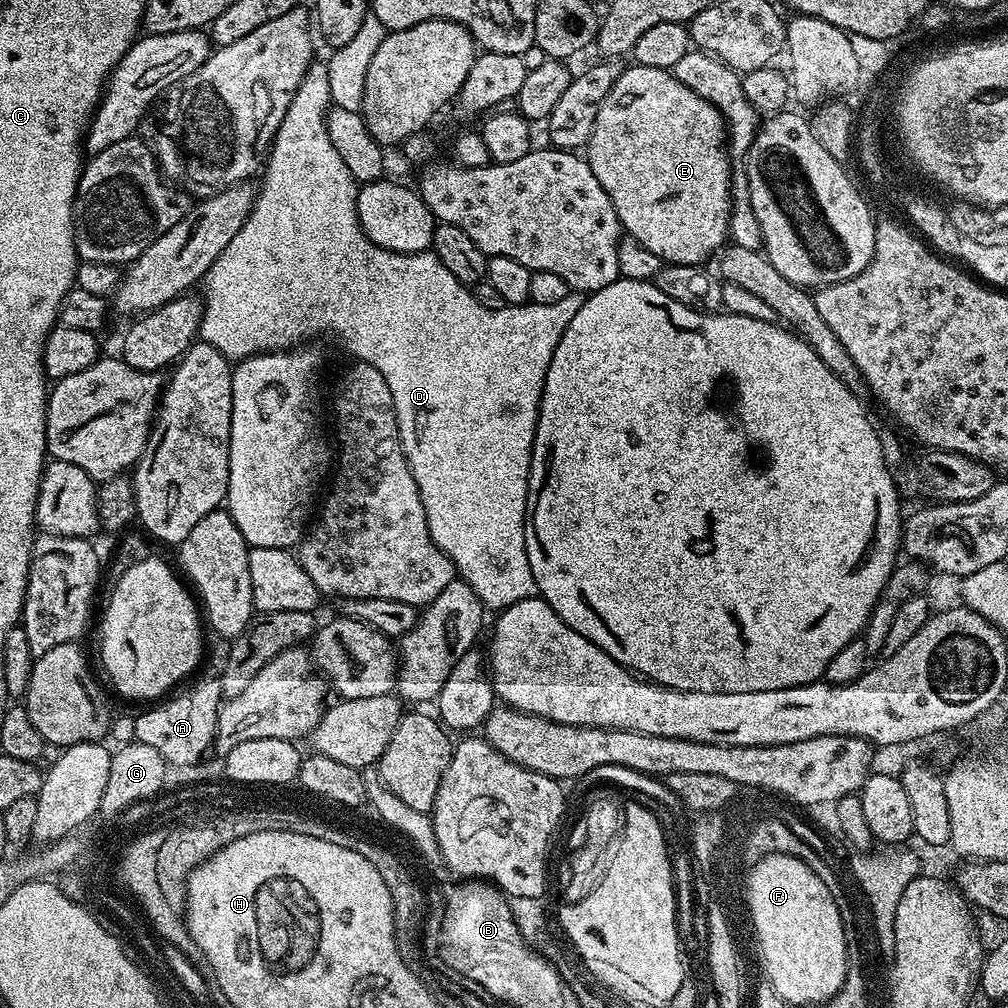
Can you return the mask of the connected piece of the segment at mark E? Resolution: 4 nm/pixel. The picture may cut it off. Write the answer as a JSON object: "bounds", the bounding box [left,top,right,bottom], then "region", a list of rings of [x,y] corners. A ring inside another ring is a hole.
{"bounds":[586,63,732,266],"region":[[[638,63],[625,67],[618,82],[614,82],[610,94],[606,94],[598,110],[594,122],[594,134],[590,134],[590,142],[586,149],[586,159],[590,170],[594,170],[594,178],[602,182],[602,190],[610,194],[610,202],[614,202],[614,210],[620,219],[621,229],[627,235],[634,237],[643,248],[650,250],[650,254],[654,254],[657,261],[700,266],[705,263],[703,260],[710,259],[712,255],[713,259],[725,247],[729,239],[728,223],[732,217],[732,161],[726,143],[724,115],[713,104],[706,102],[706,98],[694,94],[694,90],[690,90],[688,86],[682,86],[682,82],[678,82],[678,78],[672,75],[669,69],[655,69],[654,66]]]}

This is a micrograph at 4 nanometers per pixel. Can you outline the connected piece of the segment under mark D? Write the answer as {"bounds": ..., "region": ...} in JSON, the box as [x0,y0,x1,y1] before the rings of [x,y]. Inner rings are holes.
{"bounds":[199,62,586,610],"region":[[[313,62],[313,64],[308,67],[308,73],[302,78],[302,82],[298,86],[298,90],[294,94],[294,98],[290,102],[286,114],[282,118],[280,128],[276,132],[276,138],[272,141],[271,149],[266,157],[266,167],[262,172],[262,177],[264,176],[264,185],[259,185],[256,201],[250,210],[250,214],[246,218],[246,222],[242,226],[242,230],[238,230],[238,234],[234,234],[233,240],[230,241],[230,246],[226,246],[226,250],[222,250],[222,254],[218,254],[214,266],[210,266],[210,270],[204,276],[202,281],[202,289],[204,288],[204,296],[202,295],[204,313],[200,319],[199,339],[203,341],[203,343],[214,346],[214,350],[221,352],[229,362],[239,362],[251,356],[257,356],[260,352],[286,352],[293,348],[301,347],[305,342],[312,342],[315,336],[328,336],[333,332],[333,334],[340,339],[340,344],[346,351],[356,352],[355,359],[357,361],[374,366],[374,370],[378,370],[378,374],[382,374],[382,378],[386,378],[386,386],[390,386],[390,394],[394,398],[394,414],[398,422],[400,441],[404,447],[404,453],[408,459],[410,470],[414,474],[414,482],[418,482],[418,490],[422,498],[422,506],[426,510],[426,522],[428,523],[430,536],[434,538],[436,545],[452,559],[452,564],[456,567],[459,579],[466,581],[470,586],[470,590],[474,590],[474,594],[478,594],[478,598],[484,603],[485,609],[492,610],[492,608],[496,608],[495,610],[503,610],[509,608],[510,606],[514,606],[514,602],[522,602],[526,598],[537,595],[534,574],[530,574],[530,558],[526,558],[526,534],[524,533],[524,517],[528,514],[528,475],[530,474],[530,462],[532,461],[536,419],[540,413],[540,399],[542,398],[542,390],[546,382],[546,370],[550,366],[550,358],[554,358],[554,350],[558,346],[558,342],[562,338],[566,326],[570,326],[570,318],[574,318],[574,314],[578,314],[578,310],[584,305],[586,299],[585,293],[569,291],[566,298],[554,302],[551,306],[529,302],[527,304],[509,304],[498,310],[490,310],[486,306],[482,306],[482,302],[478,302],[478,298],[474,298],[474,294],[469,285],[458,282],[458,278],[454,278],[454,274],[450,274],[450,270],[446,270],[446,266],[442,266],[442,262],[437,258],[435,252],[429,250],[420,253],[394,253],[388,249],[383,249],[382,246],[376,245],[366,236],[362,226],[359,224],[358,206],[356,205],[358,181],[350,174],[346,162],[342,162],[342,154],[338,154],[338,150],[334,150],[334,142],[330,142],[330,138],[328,137],[324,118],[328,115],[331,104],[332,98],[329,79],[327,78],[327,63]]]}

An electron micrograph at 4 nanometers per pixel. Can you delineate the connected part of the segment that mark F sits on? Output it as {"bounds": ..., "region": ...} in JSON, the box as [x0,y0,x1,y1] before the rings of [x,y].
{"bounds":[743,853,850,1006],"region":[[[770,853],[768,856],[762,856],[761,860],[753,863],[747,869],[748,886],[743,889],[743,899],[748,904],[748,912],[752,915],[752,928],[756,931],[756,944],[760,947],[760,960],[764,963],[763,975],[774,982],[774,987],[778,989],[778,993],[786,998],[789,1002],[796,1001],[797,998],[808,998],[811,1005],[823,1006],[833,996],[845,987],[844,979],[849,979],[850,973],[848,970],[848,946],[850,943],[849,937],[844,937],[844,920],[840,917],[840,908],[836,905],[836,900],[832,897],[832,892],[829,881],[822,879],[814,868],[807,864],[806,861],[800,860],[798,857],[790,856],[788,853]]]}

